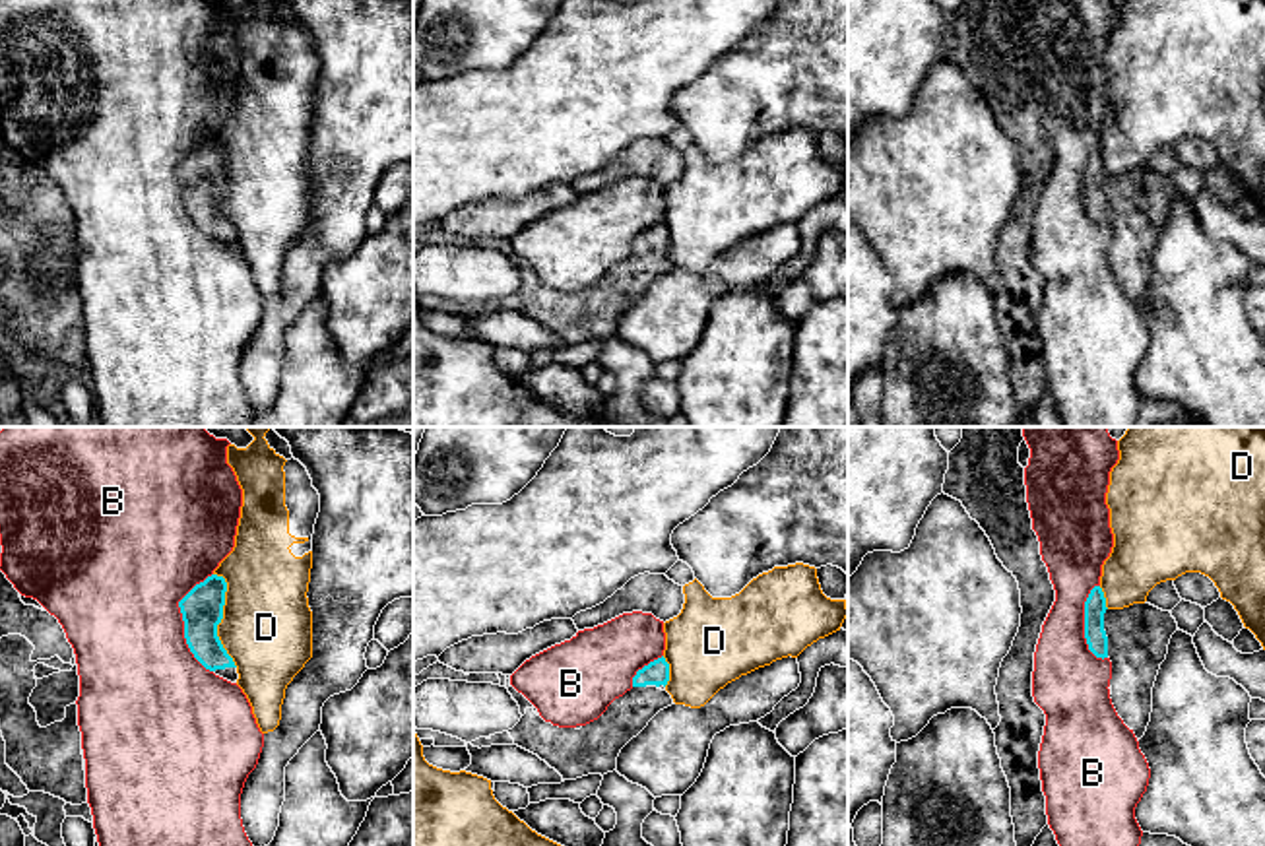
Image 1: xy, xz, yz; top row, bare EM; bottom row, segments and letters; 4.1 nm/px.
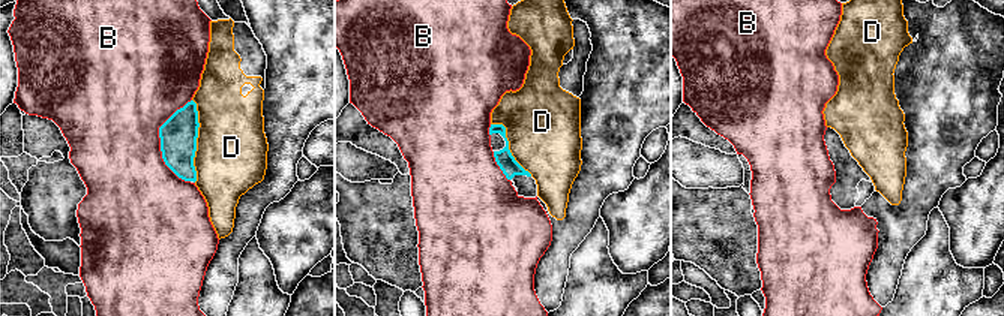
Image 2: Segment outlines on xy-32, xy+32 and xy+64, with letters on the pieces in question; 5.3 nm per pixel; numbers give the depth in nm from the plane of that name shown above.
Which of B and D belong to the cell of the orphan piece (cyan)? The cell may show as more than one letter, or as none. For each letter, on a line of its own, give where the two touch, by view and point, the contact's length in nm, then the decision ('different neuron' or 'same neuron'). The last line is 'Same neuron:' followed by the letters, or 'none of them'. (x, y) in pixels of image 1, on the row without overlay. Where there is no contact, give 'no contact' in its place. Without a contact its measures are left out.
B: contact xy (183, 185); length 420 nm; different neuron
D: contact xy (222, 183); length 400 nm; different neuron
Same neuron: none of them

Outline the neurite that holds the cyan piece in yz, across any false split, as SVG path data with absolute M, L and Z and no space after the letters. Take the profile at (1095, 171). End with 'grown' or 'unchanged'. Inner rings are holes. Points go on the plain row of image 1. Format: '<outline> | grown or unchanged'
M1100 151L1085 167L1085 204L1096 223L1112 227L1112 270L1141 305L1152 277L1152 252L1178 188L1151 169L1108 175Z | grown

